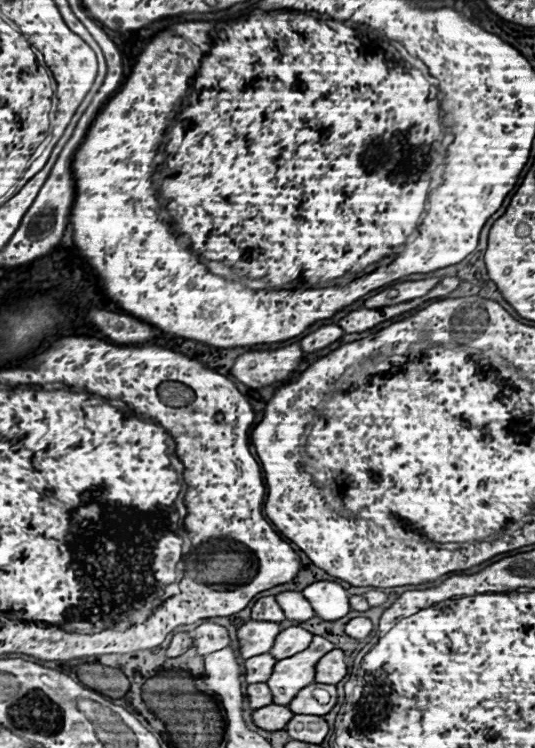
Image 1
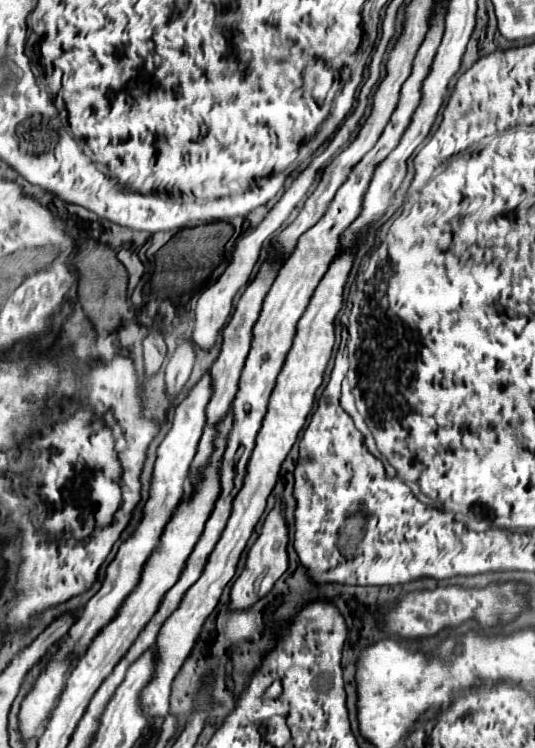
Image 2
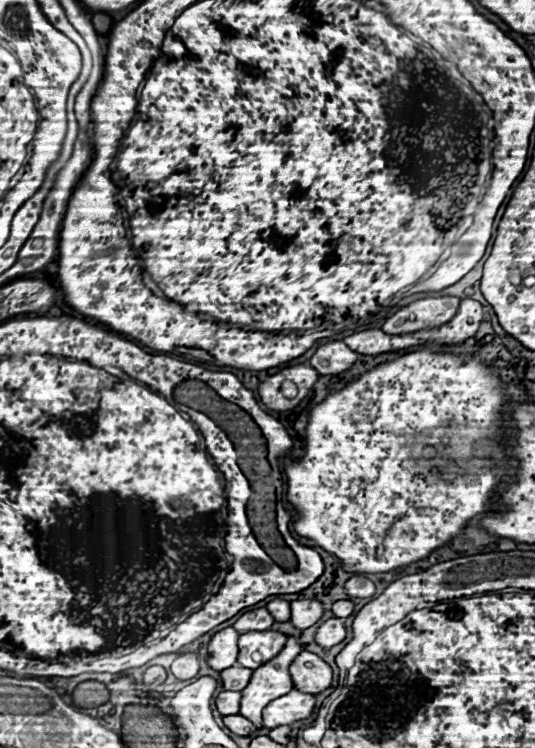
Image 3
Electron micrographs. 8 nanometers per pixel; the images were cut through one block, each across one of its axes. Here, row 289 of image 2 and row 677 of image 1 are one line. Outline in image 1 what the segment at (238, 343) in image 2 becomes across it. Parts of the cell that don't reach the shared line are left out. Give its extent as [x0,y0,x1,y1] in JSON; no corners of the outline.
[244,654,276,684]

